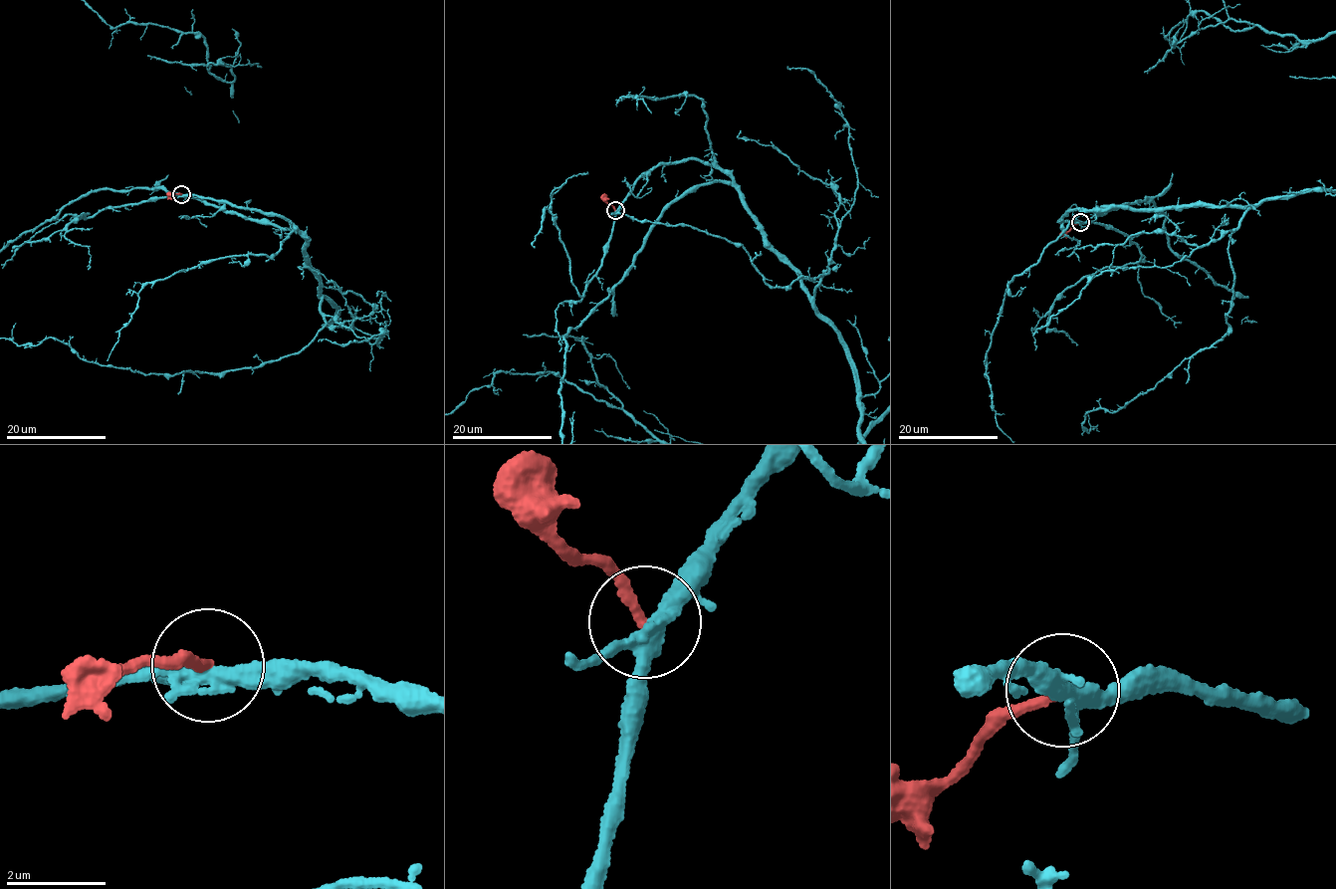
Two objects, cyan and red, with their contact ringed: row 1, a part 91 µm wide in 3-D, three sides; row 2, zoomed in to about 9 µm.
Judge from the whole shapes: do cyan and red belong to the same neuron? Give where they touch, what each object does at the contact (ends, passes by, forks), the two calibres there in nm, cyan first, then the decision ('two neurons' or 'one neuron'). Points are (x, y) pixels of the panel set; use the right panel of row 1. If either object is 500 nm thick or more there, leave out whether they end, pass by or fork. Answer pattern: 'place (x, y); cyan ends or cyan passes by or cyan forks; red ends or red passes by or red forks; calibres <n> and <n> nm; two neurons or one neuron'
place (1080, 222); cyan forks; red ends; calibres 320 and 200 nm; two neurons

